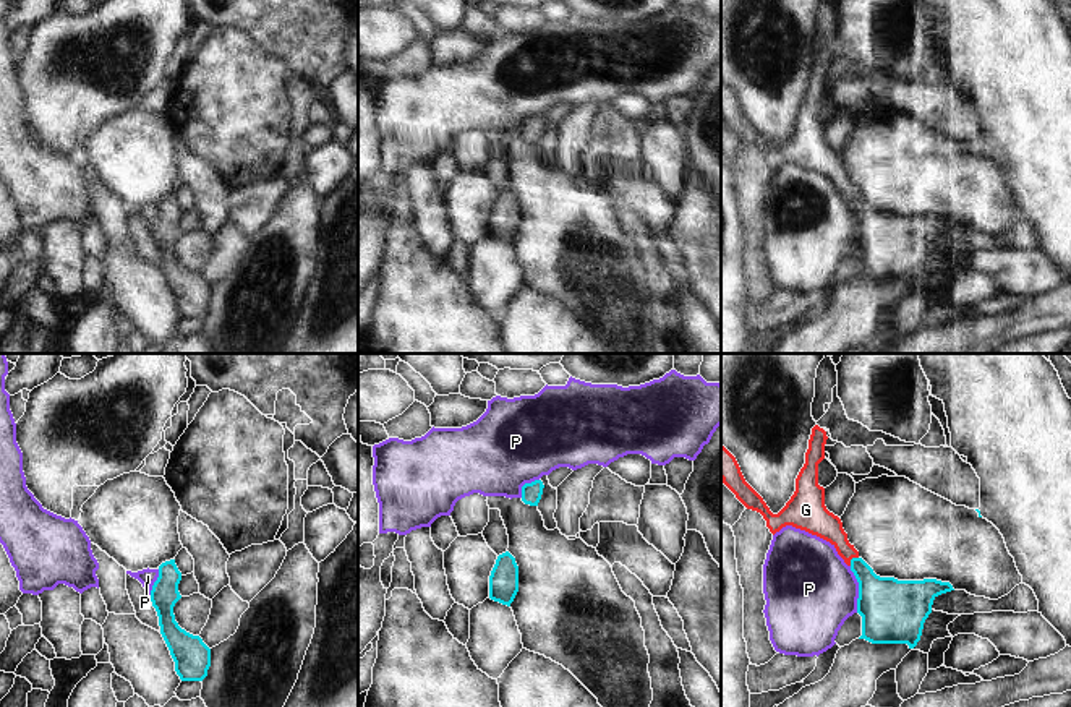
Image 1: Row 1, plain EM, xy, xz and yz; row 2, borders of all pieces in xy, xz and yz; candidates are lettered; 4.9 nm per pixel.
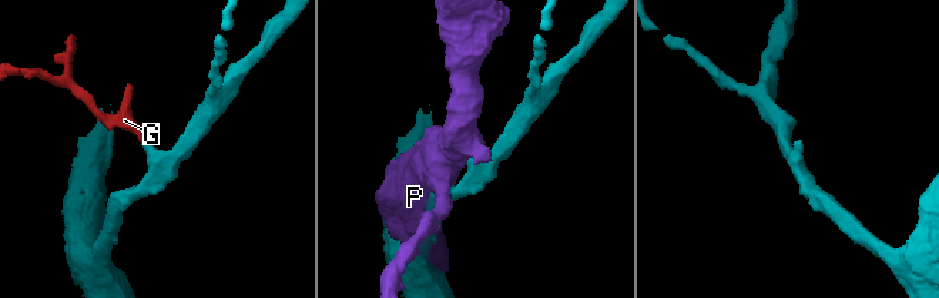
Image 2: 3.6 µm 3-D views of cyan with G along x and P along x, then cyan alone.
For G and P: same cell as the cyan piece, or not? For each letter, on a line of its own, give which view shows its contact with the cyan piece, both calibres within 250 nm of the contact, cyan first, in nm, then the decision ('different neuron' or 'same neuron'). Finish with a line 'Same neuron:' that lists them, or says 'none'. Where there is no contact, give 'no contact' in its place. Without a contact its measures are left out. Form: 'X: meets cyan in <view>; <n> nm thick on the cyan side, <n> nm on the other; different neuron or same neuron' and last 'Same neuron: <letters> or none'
G: meets cyan in yz; 220 nm thick on the cyan side, 150 nm on the other; same neuron
P: meets cyan in yz; 320 nm thick on the cyan side, 440 nm on the other; different neuron
Same neuron: G

